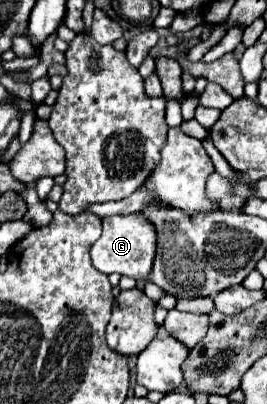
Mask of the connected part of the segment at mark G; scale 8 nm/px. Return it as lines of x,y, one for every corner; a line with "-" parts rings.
127,214
127,216
107,216
103,218
103,234
91,248
93,266
103,274
121,274
135,278
137,282
147,280
157,248
155,226
143,214

